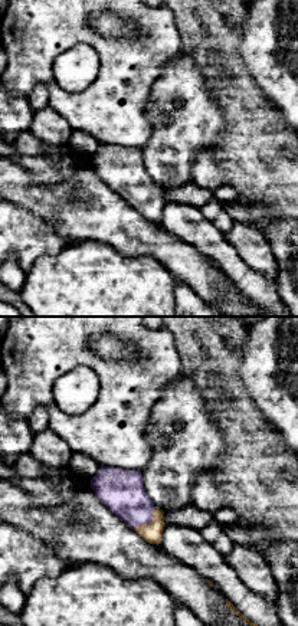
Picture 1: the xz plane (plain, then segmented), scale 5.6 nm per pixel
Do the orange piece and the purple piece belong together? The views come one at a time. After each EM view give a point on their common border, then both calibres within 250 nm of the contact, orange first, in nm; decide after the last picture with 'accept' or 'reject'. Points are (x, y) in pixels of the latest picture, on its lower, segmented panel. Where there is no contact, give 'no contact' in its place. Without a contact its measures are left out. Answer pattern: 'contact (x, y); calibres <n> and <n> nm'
contact (147, 523); calibres 120 and 240 nm

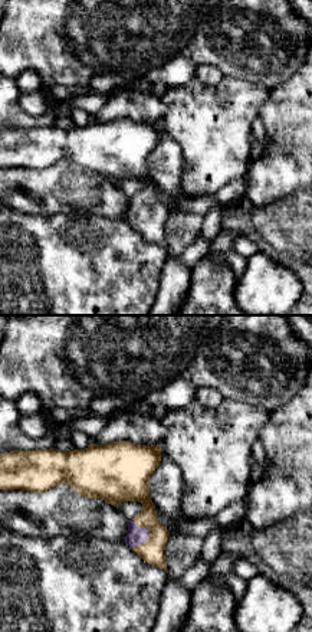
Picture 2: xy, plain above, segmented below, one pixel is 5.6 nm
contact (150, 533); calibres 130 and 100 nm

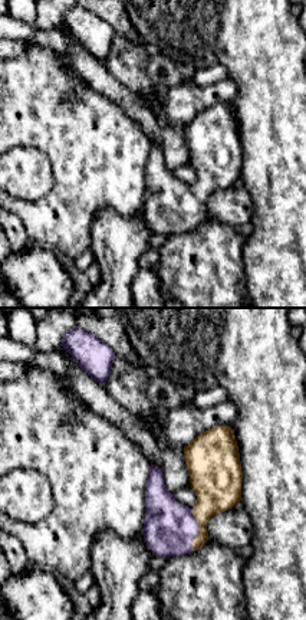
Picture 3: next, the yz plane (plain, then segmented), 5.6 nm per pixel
contact (198, 530); calibres 260 and 280 nm

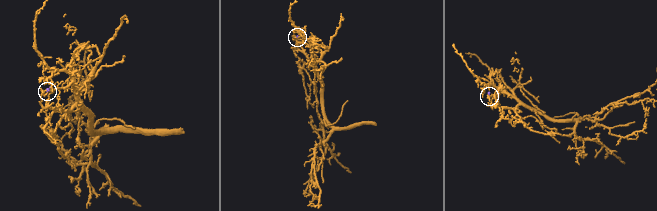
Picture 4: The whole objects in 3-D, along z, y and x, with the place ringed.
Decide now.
accept

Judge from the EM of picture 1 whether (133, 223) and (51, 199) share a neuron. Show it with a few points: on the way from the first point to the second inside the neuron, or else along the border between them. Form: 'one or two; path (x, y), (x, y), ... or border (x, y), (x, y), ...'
one; path (113, 222), (84, 205), (71, 205)

